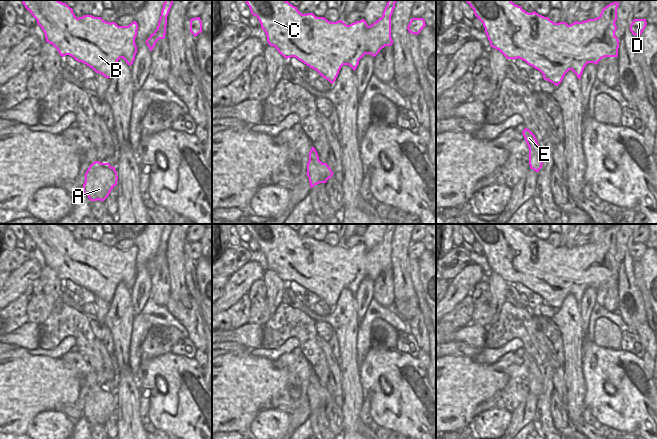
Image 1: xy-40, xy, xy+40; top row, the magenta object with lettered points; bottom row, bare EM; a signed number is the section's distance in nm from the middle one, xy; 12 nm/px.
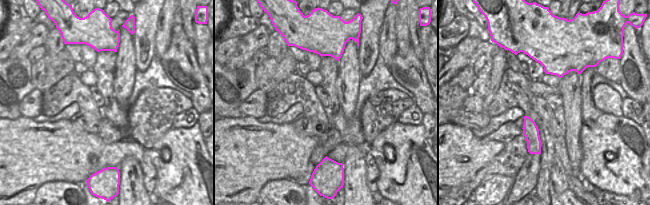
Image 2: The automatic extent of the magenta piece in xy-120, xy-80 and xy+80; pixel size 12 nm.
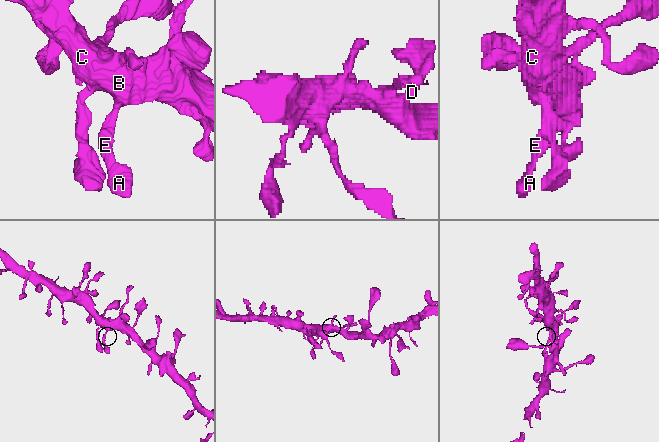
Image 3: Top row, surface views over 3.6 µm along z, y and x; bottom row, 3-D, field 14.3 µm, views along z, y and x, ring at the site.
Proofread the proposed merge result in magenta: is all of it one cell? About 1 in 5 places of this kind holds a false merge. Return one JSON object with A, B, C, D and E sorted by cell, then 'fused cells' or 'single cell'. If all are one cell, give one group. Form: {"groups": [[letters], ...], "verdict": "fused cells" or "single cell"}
{"groups": [["A", "B", "C", "D", "E"]], "verdict": "single cell"}

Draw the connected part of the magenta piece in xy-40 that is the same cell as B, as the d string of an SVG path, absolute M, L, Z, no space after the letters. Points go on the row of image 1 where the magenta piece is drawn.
M59 0L21 1L42 28L46 42L52 44L60 56L69 55L106 78L113 76L115 66L120 58L123 58L130 66L133 64L137 53L135 38L138 24L136 21L128 26L118 26L115 22L106 22L101 17L92 15L77 18L73 9Z

